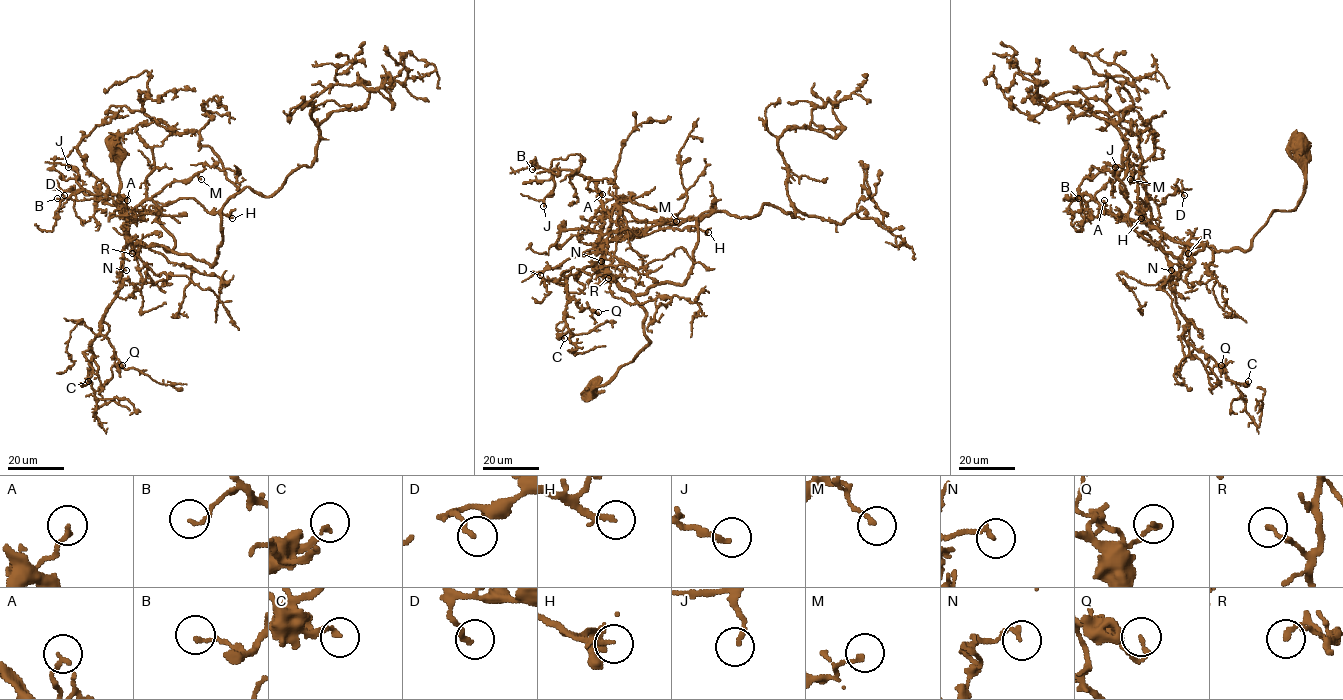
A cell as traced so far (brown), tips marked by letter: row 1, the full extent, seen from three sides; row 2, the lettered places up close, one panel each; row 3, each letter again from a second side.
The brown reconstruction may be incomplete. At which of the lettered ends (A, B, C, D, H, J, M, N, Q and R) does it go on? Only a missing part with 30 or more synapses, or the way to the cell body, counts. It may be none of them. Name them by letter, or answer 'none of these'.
none of these

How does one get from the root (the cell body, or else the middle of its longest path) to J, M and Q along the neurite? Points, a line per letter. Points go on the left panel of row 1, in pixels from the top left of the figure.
J: (115, 146), (118, 202), (153, 212), (170, 251), (129, 242), (134, 220), (121, 200), (85, 191), (68, 167)
M: (115, 146), (118, 202), (153, 212), (174, 240), (170, 251), (133, 244), (138, 206), (201, 179)
Q: (115, 146), (118, 202), (153, 212), (174, 240), (170, 251), (123, 251), (91, 344), (101, 386), (122, 365)

